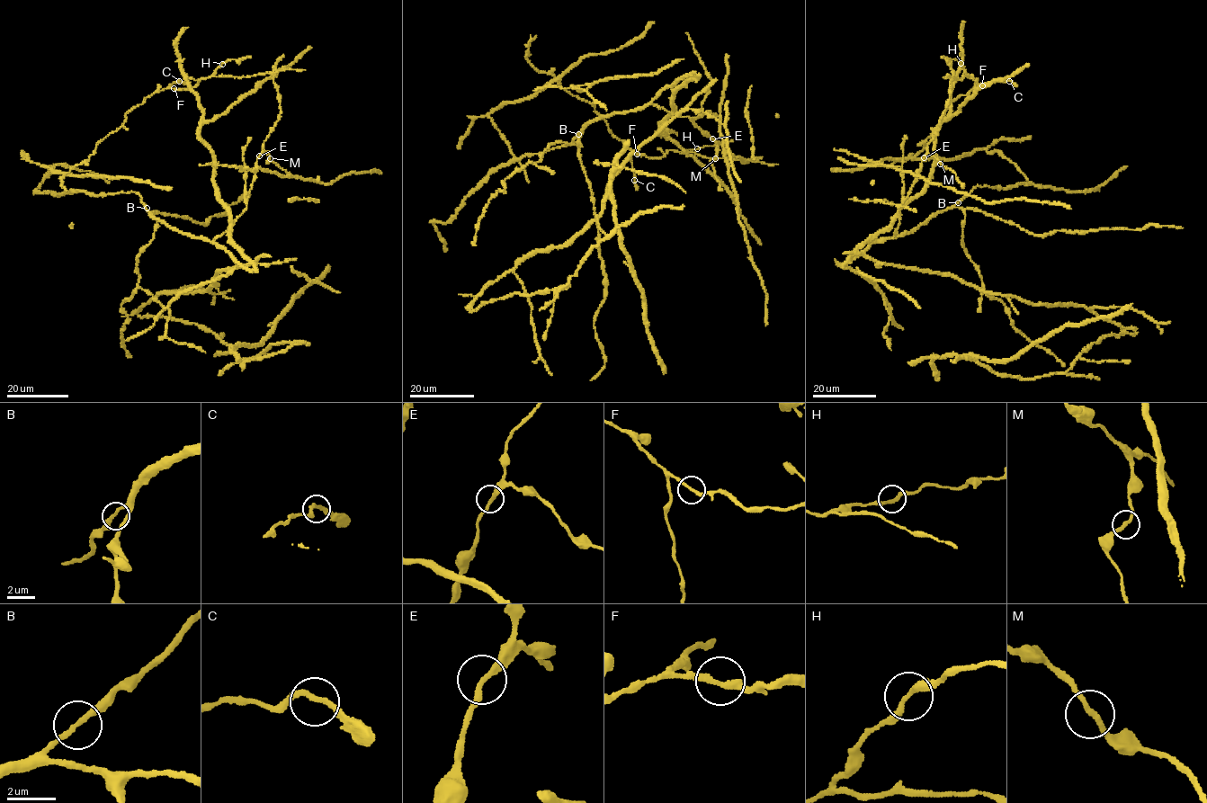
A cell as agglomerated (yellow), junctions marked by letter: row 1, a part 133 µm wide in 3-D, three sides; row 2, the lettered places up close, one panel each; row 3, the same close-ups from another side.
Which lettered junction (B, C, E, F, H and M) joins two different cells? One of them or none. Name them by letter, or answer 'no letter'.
no letter

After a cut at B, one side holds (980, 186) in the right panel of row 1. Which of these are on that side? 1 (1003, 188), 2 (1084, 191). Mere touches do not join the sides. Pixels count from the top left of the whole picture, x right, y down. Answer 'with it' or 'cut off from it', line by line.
1: with it
2: with it

